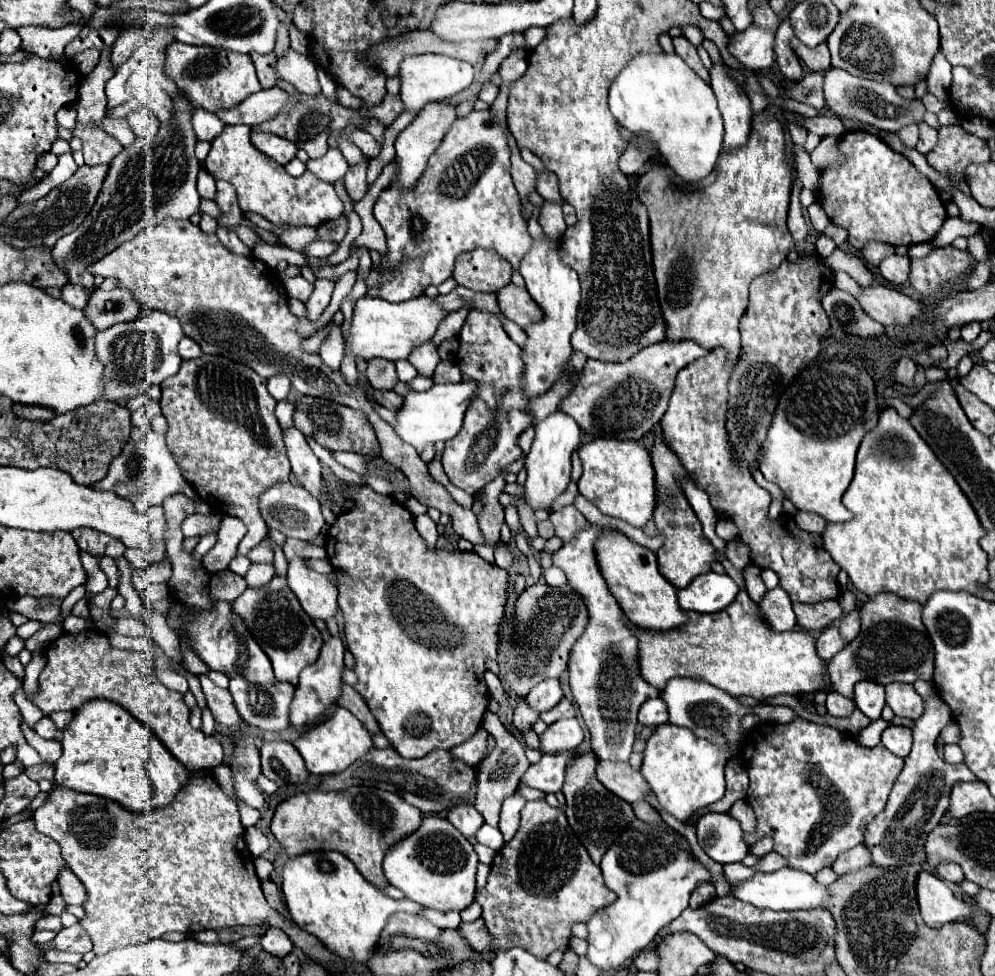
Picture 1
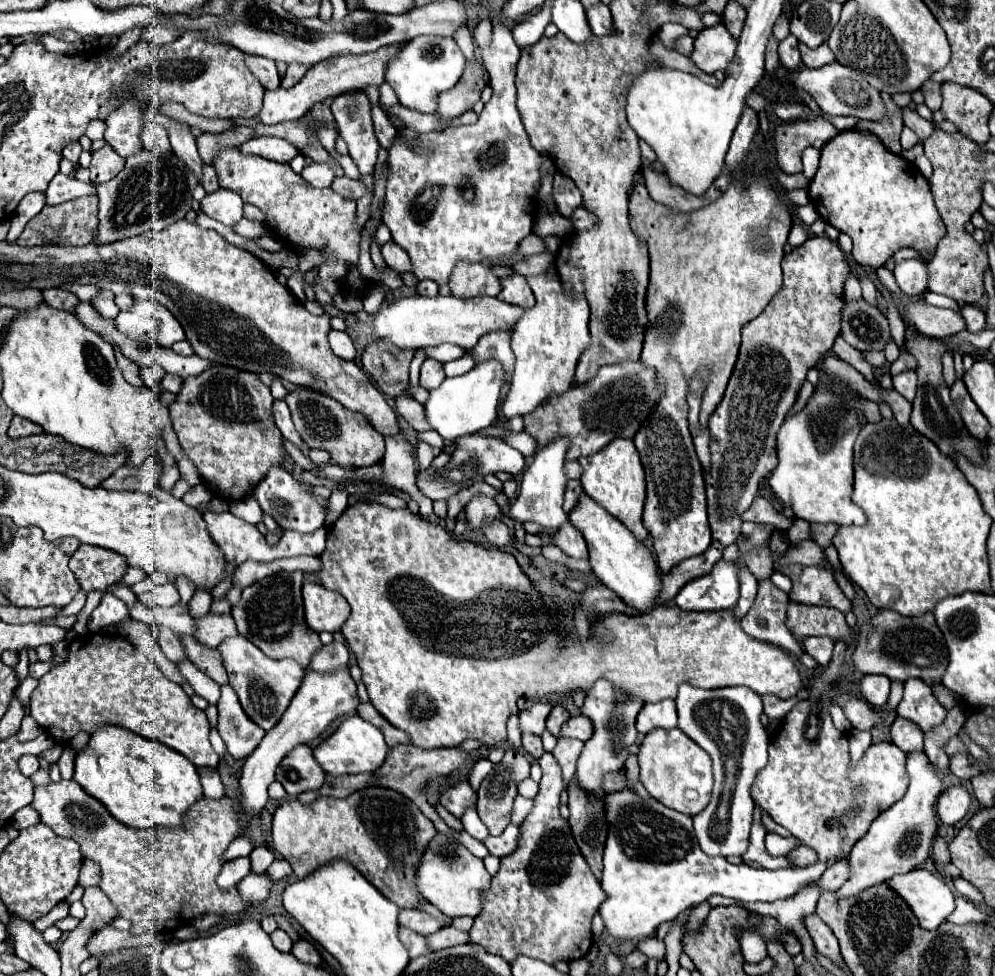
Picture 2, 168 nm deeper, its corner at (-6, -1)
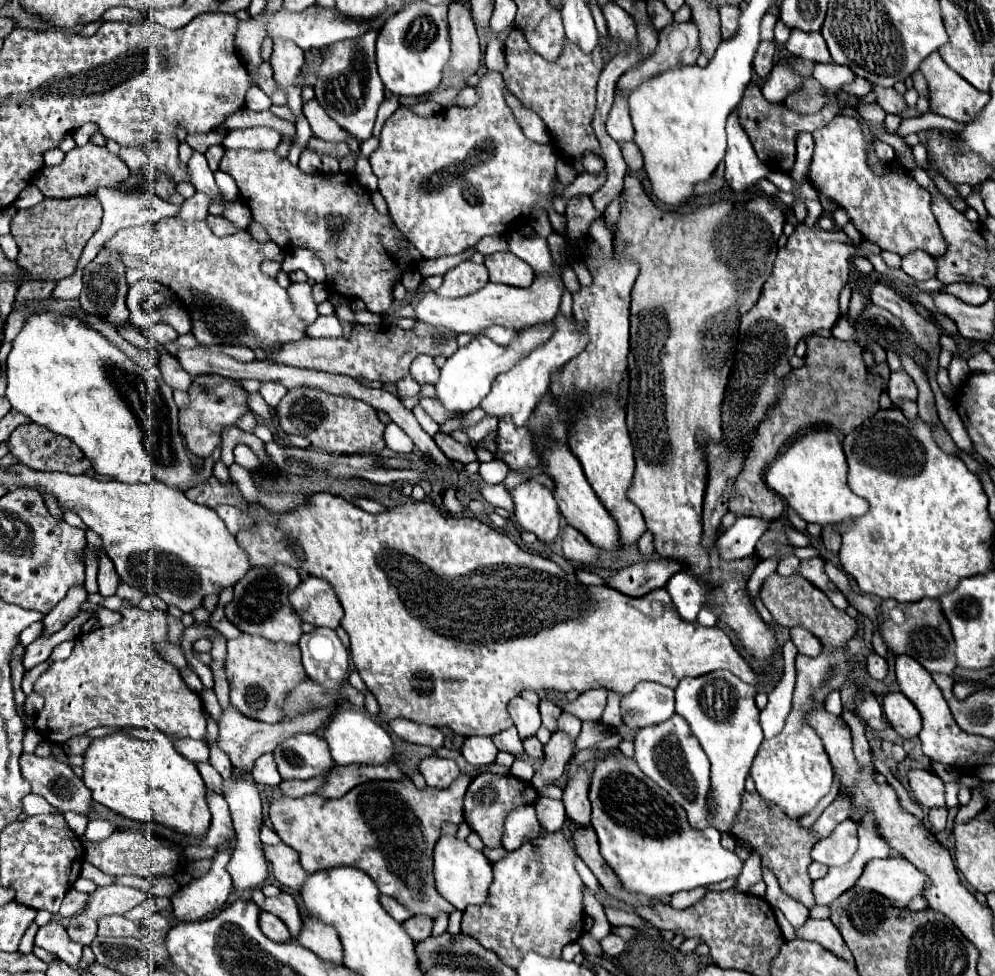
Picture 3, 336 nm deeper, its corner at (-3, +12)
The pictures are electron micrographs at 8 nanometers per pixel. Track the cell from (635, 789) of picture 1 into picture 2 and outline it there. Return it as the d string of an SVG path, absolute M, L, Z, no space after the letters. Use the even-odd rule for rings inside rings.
M609 772L605 774L605 782L603 782L605 792L617 792L625 788L625 776L623 772Z

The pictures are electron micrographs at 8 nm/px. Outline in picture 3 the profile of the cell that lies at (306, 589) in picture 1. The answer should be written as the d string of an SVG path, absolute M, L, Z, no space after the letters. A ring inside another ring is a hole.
M306 577L292 593L290 603L302 621L316 627L336 629L342 619L342 605L328 581L318 577Z

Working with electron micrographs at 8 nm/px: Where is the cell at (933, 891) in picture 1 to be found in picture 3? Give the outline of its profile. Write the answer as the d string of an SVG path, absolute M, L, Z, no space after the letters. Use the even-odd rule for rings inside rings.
M890 857L868 863L856 885L890 897L896 907L906 907L914 897L924 897L928 881L926 873L914 867L908 859Z

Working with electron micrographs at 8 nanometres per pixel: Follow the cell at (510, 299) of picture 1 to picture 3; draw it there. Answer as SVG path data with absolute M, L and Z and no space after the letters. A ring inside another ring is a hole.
M492 253L484 263L490 271L492 283L504 283L512 287L530 287L534 281L532 267L518 259L514 253Z

